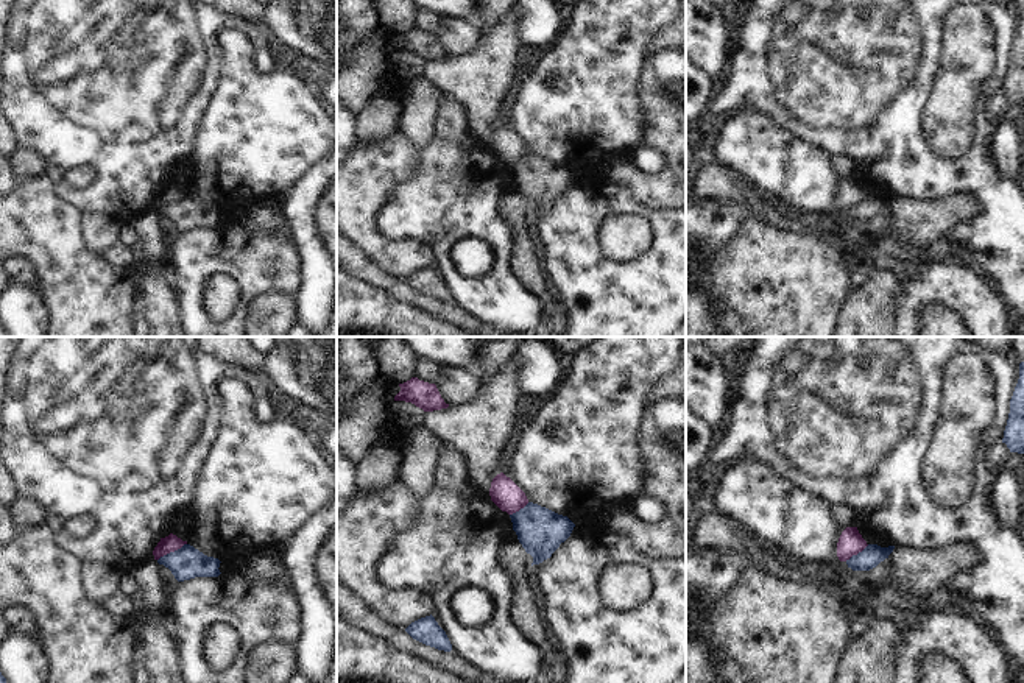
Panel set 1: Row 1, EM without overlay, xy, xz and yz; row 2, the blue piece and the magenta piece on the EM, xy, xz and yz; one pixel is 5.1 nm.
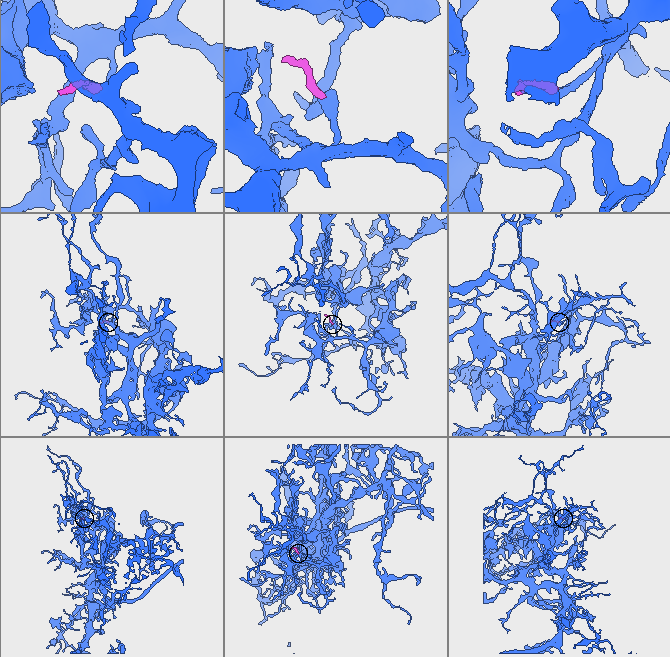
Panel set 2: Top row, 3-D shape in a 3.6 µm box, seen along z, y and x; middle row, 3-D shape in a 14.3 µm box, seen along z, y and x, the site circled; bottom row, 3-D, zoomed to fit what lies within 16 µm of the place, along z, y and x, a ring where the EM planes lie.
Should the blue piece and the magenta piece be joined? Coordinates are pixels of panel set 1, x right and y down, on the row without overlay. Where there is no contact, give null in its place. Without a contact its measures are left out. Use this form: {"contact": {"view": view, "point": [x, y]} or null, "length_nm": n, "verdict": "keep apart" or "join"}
{"contact": {"view": "xy", "point": [172, 203]}, "length_nm": 180, "verdict": "keep apart"}

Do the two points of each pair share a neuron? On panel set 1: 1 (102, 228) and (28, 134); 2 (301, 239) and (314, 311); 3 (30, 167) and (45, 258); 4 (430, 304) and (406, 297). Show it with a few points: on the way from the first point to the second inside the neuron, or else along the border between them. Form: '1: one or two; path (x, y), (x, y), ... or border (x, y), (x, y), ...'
1: two; border (81, 212), (106, 214), (122, 223)
2: one; path (314, 256), (314, 293)
3: two; border (41, 172), (17, 184)
4: one; path (424, 303), (412, 297)

